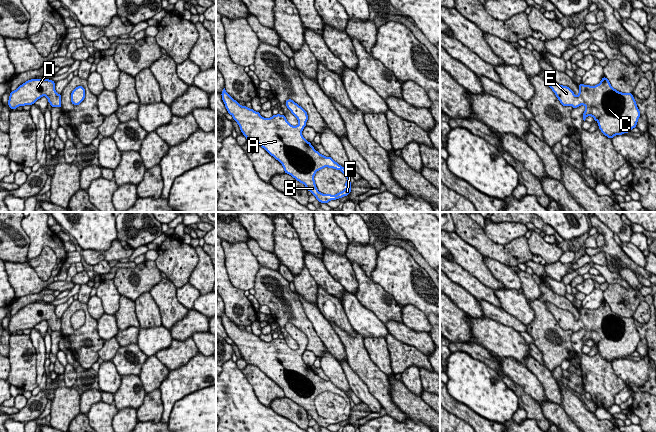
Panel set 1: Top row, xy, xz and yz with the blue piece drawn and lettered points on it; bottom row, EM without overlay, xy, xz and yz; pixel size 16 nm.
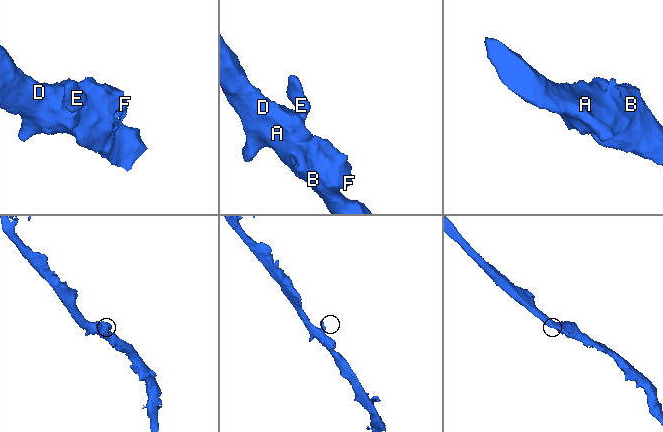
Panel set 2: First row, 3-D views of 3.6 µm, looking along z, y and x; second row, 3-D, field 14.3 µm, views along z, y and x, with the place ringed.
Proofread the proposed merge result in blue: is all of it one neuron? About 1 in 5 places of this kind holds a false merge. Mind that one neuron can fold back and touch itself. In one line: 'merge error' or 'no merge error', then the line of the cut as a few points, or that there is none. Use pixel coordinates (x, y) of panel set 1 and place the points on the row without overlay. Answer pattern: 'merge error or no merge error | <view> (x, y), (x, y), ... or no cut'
no merge error | no cut

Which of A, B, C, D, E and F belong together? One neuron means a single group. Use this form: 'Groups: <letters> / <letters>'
Groups: A B C D E F

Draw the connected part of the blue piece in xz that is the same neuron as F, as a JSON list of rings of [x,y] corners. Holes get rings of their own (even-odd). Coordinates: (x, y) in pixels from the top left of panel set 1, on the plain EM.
[[[225,312],[221,319],[228,337],[233,340],[246,363],[257,366],[278,384],[284,396],[304,408],[319,426],[327,428],[331,424],[349,419],[351,406],[348,395],[330,380],[326,381],[316,375],[303,361],[302,355],[306,350],[308,339],[301,330],[291,323],[286,325],[287,332],[299,346],[297,350],[293,350],[284,339],[277,338],[271,342],[264,342],[252,332],[241,330]],[[325,391],[340,394],[347,402],[346,412],[336,419],[323,418],[316,411],[314,400]]]

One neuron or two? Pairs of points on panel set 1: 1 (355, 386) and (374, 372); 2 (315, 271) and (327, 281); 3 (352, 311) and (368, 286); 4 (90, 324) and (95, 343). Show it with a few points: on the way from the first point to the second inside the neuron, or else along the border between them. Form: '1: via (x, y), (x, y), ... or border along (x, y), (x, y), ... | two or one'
1: border along (348, 362), (348, 365), (377, 399) | two
2: via (318, 273), (324, 279) | one
3: border along (355, 295), (376, 316) | two
4: via (90, 329), (90, 338) | one

